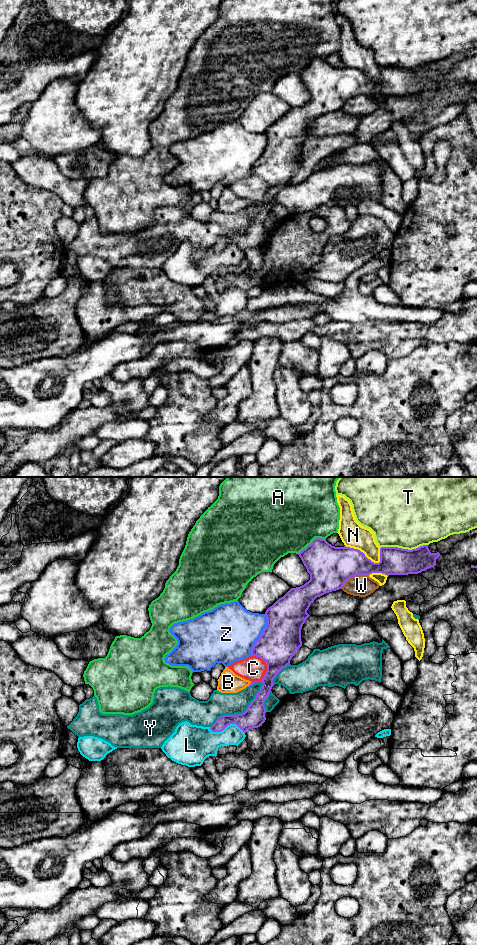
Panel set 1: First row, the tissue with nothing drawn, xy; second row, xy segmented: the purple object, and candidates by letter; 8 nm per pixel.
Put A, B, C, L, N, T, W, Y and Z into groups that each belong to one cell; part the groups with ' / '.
A / B / C / L / N / T / W / Y / Z

